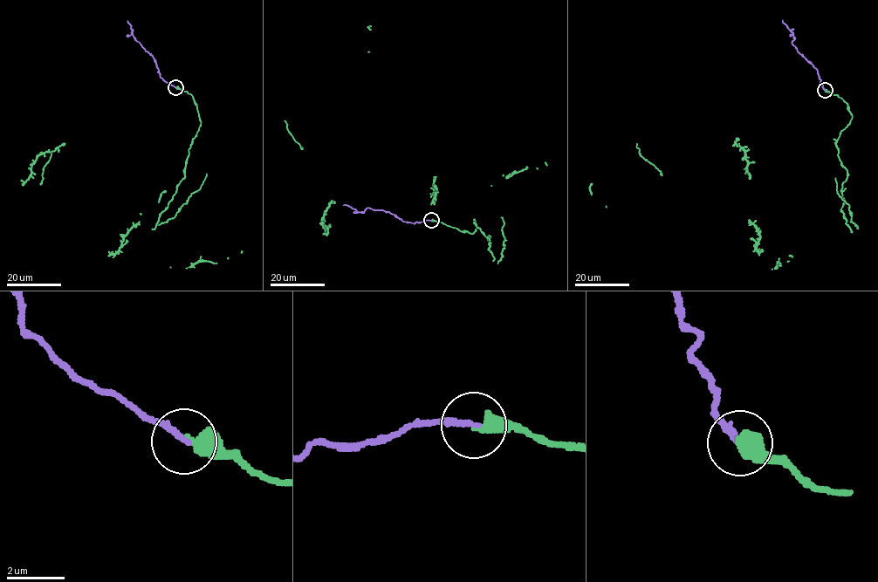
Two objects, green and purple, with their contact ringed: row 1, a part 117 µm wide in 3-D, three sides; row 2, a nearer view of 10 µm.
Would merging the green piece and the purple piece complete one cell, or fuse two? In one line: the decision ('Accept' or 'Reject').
Accept

